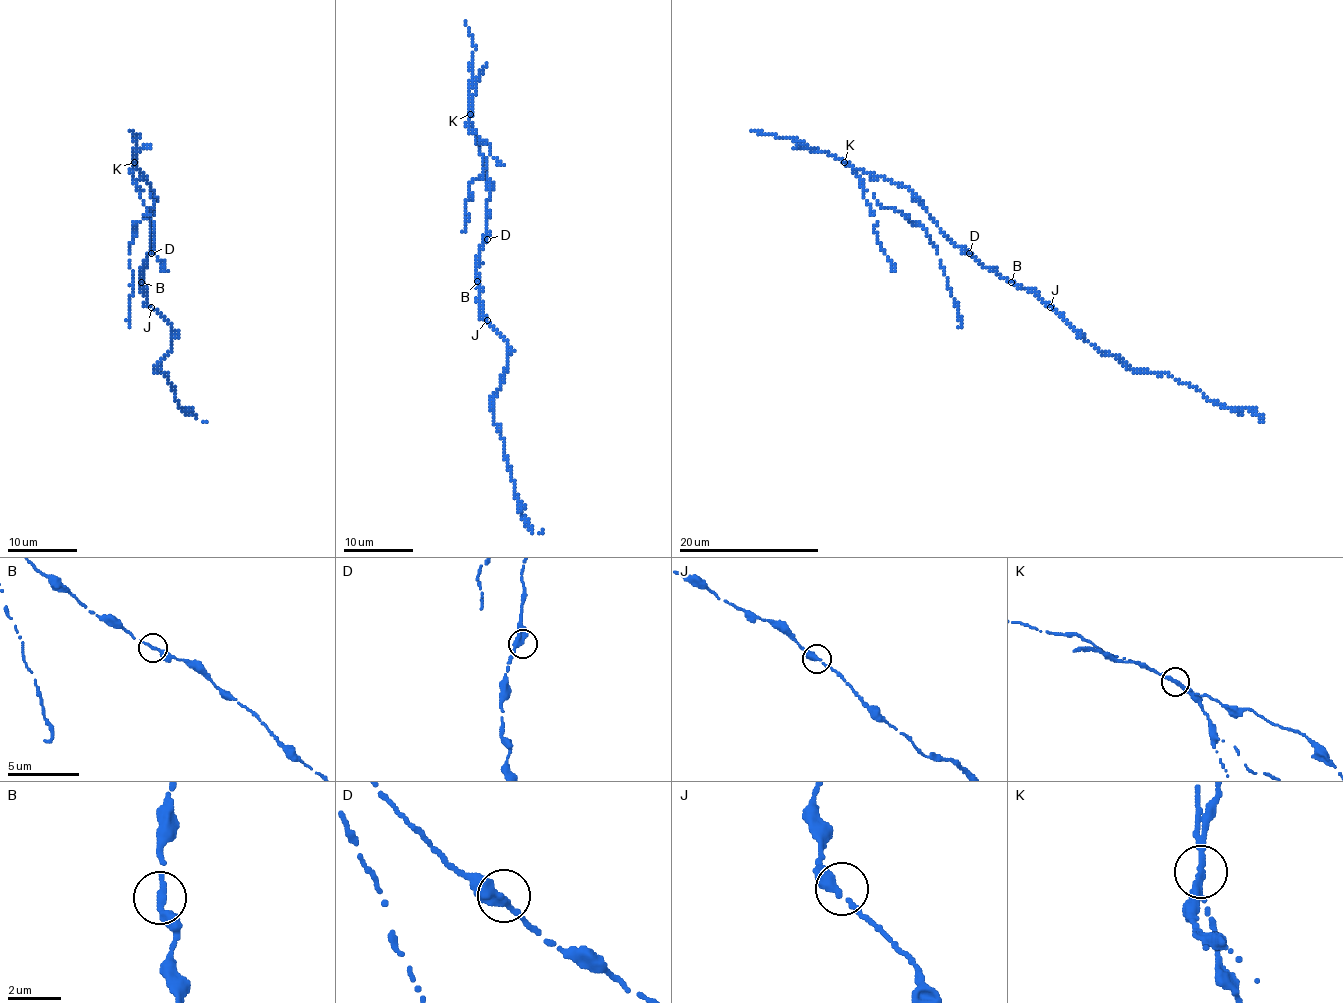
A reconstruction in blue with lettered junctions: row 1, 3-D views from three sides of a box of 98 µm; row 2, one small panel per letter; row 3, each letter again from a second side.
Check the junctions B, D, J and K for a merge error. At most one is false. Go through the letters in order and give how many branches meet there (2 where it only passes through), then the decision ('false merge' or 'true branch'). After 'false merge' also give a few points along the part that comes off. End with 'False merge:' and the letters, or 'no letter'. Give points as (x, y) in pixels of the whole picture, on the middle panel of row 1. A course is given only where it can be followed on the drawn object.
B: 2 branches meet; true branch
D: 2 branches meet; true branch
J: 2 branches meet; true branch
K: 2 branches meet; false merge; foreign part runs (470, 115), (468, 129), (491, 152), (484, 173), (470, 185), (464, 232), (466, 229)
False merge: K

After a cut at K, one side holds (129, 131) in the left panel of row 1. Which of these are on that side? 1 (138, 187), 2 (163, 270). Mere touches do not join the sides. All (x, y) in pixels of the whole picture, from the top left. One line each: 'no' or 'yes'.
1: no
2: no

